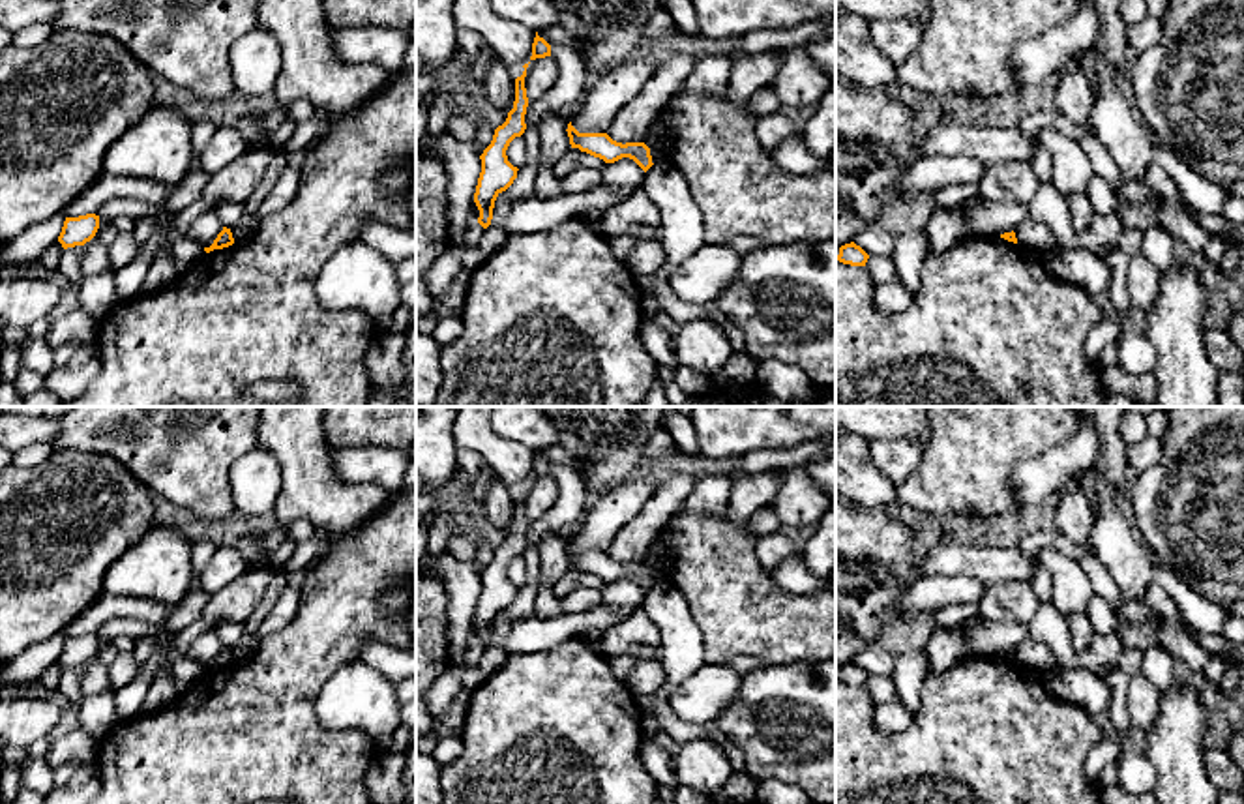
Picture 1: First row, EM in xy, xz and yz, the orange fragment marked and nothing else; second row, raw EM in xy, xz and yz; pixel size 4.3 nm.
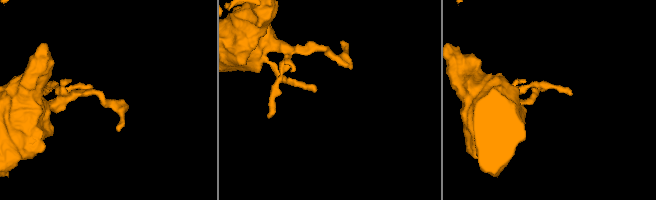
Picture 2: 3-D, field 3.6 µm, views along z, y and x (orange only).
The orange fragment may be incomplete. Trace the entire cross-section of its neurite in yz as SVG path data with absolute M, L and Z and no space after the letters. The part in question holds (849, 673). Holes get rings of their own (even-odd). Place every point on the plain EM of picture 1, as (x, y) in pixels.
M854 662L839 667L837 680L851 686L866 686L869 675Z

